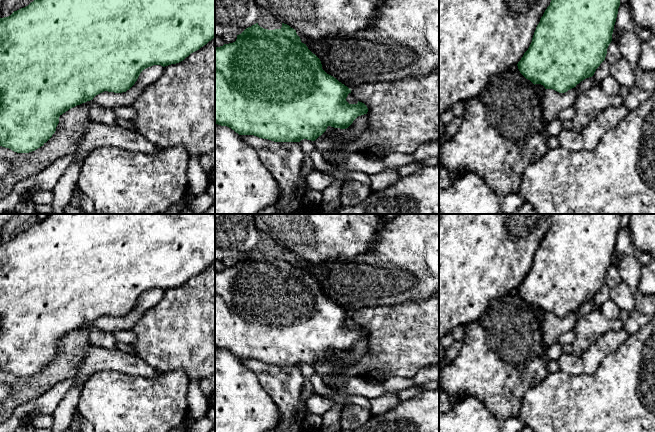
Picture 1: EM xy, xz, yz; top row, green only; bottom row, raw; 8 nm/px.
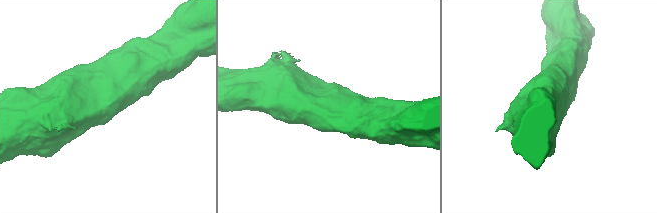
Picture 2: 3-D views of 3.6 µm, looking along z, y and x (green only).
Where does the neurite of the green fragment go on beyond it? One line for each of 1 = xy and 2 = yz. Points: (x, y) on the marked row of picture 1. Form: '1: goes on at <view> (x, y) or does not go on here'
1: does not go on here
2: does not go on here

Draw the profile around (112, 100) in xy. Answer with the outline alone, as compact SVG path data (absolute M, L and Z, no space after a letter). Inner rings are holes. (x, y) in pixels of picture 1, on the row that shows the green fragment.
M153 65L144 69L135 84L126 92L114 93L104 91L93 98L93 101L105 108L115 109L118 107L132 106L133 102L143 92L147 85L161 76L164 67Z

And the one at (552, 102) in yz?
M589 77L565 93L559 93L553 89L545 89L541 100L542 113L545 123L549 124L555 120L559 111L572 106L580 93L595 85L601 85L601 82Z

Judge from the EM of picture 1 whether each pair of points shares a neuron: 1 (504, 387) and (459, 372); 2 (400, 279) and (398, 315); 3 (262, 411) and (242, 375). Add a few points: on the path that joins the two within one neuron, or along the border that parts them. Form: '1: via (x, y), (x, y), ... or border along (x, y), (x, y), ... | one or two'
1: via (493, 376), (489, 372), (470, 372) | one
2: border along (422, 300), (409, 300), (378, 305), (376, 307) | two
3: via (253, 402), (242, 391), (242, 384) | one

